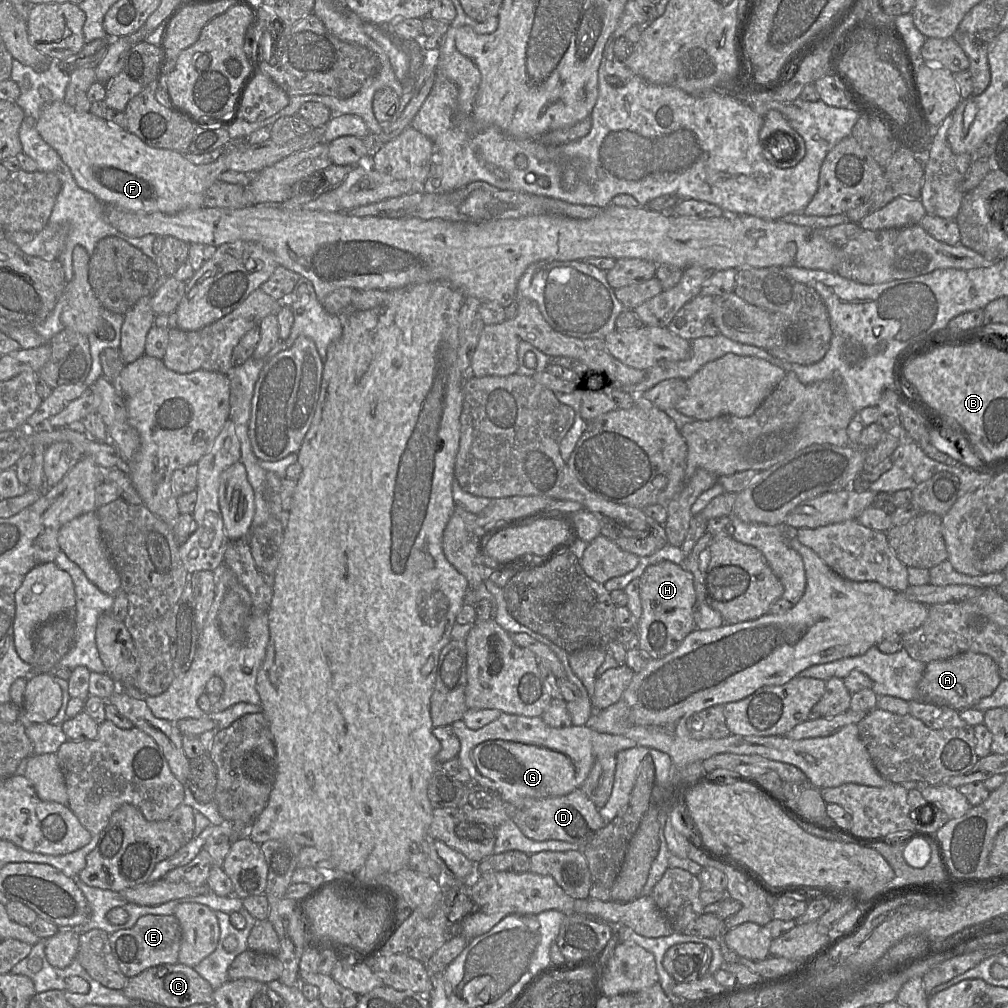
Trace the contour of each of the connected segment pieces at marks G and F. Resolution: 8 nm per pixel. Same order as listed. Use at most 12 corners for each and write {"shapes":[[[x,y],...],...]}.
{"shapes":[[[502,713],[451,726],[472,781],[523,808],[581,788],[638,746]],[[64,101],[37,130],[105,206],[203,208],[225,153],[195,165]]]}

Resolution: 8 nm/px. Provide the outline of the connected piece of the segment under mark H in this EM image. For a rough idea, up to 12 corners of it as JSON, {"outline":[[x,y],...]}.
{"outline":[[665,560],[639,579],[638,648],[674,652],[696,629],[694,577]]}

